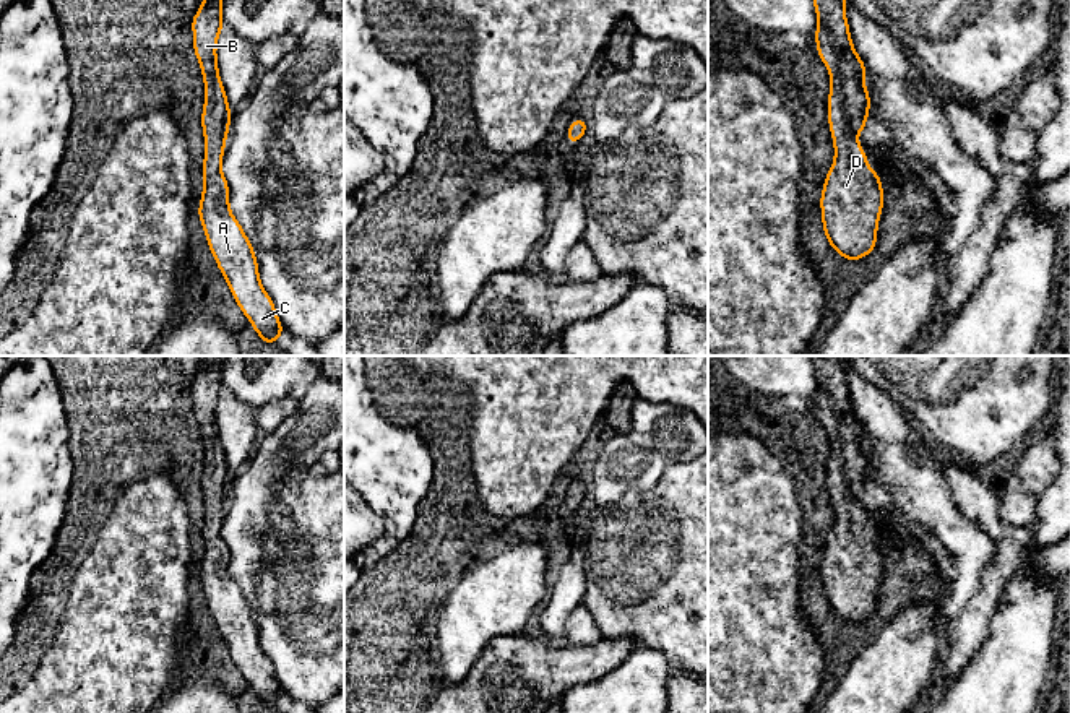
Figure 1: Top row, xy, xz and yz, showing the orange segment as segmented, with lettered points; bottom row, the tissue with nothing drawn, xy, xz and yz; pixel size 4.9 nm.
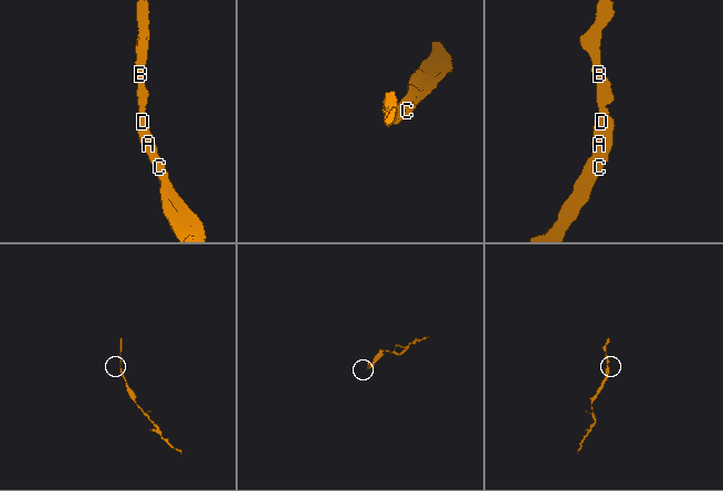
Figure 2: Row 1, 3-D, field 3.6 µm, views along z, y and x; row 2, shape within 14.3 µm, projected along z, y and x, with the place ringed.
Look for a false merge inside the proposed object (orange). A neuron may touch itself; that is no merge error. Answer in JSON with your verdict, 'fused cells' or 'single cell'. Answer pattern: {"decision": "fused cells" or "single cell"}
{"decision": "single cell"}

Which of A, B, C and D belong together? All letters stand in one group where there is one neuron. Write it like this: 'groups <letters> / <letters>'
groups A B C D

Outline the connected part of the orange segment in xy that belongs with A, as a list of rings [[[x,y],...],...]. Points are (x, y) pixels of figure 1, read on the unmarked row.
[[[205,356],[205,364],[190,383],[193,413],[201,430],[206,452],[201,477],[206,505],[203,525],[203,559],[198,581],[218,632],[227,643],[229,653],[265,708],[278,707],[284,697],[274,676],[273,663],[258,642],[258,627],[248,601],[229,573],[229,549],[222,539],[222,516],[229,497],[231,473],[219,442],[216,408],[224,390],[222,356]]]

